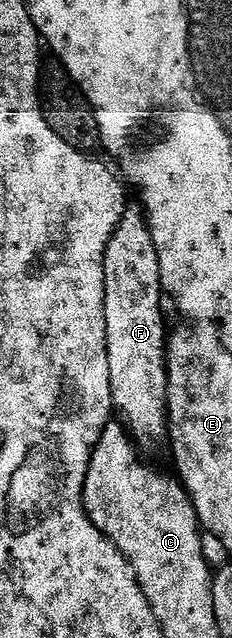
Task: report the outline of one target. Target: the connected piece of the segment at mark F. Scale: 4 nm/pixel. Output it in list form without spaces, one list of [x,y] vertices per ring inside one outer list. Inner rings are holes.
[[[138,203],[127,204],[124,215],[112,235],[112,239],[106,248],[104,255],[104,277],[106,279],[106,295],[104,297],[104,309],[106,311],[106,342],[108,343],[108,371],[110,372],[110,390],[114,400],[114,409],[120,416],[121,424],[125,425],[127,430],[135,438],[141,437],[162,437],[165,438],[168,433],[168,414],[166,412],[166,396],[168,395],[168,375],[166,374],[166,342],[168,340],[168,328],[166,321],[162,318],[162,297],[164,301],[164,290],[162,287],[162,276],[160,275],[160,259],[156,255],[156,243],[152,243],[150,234],[150,225],[146,222],[146,214]]]

